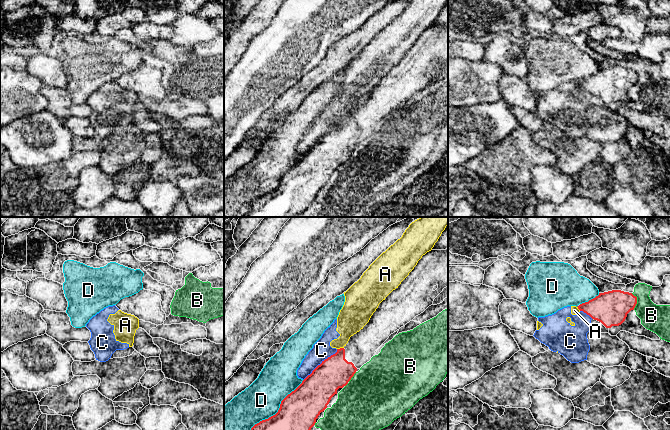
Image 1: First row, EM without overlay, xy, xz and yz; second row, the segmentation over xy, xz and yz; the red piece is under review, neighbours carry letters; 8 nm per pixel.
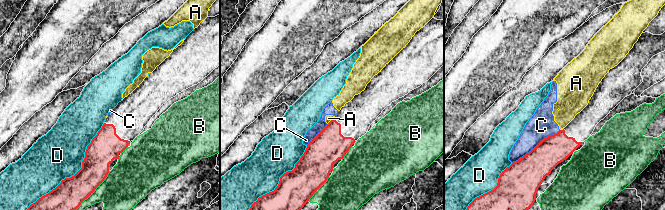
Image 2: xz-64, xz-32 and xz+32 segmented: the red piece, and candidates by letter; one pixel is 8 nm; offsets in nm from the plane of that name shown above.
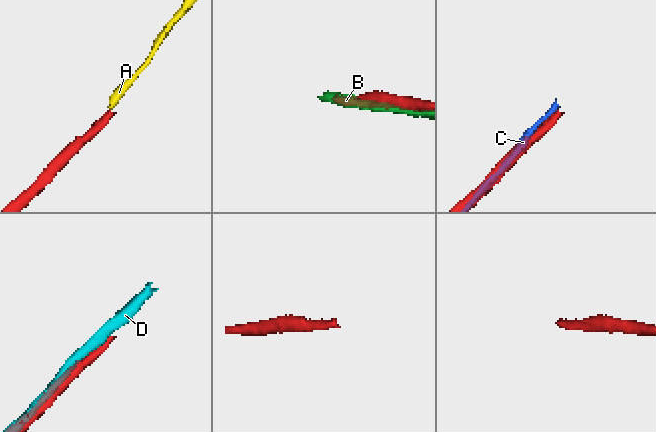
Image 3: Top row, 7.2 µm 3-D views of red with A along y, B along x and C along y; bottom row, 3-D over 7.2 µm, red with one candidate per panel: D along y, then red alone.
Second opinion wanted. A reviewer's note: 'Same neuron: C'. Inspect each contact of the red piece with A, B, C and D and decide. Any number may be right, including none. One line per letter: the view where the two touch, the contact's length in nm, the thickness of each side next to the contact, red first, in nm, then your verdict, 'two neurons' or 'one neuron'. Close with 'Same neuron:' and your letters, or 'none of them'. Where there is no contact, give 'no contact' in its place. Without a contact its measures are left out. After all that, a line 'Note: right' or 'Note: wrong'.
A: xz | 60 nm | 260/220 nm | two neurons
B: yz | 140 nm | 280/220 nm | two neurons
C: xz | 380 nm | 280/150 nm | two neurons
D: xz | 600 nm | 300/300 nm | two neurons
Same neuron: none of them
Note: wrong

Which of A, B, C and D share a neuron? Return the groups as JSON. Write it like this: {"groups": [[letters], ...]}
{"groups": [["A", "C"], ["B"], ["D"]]}

